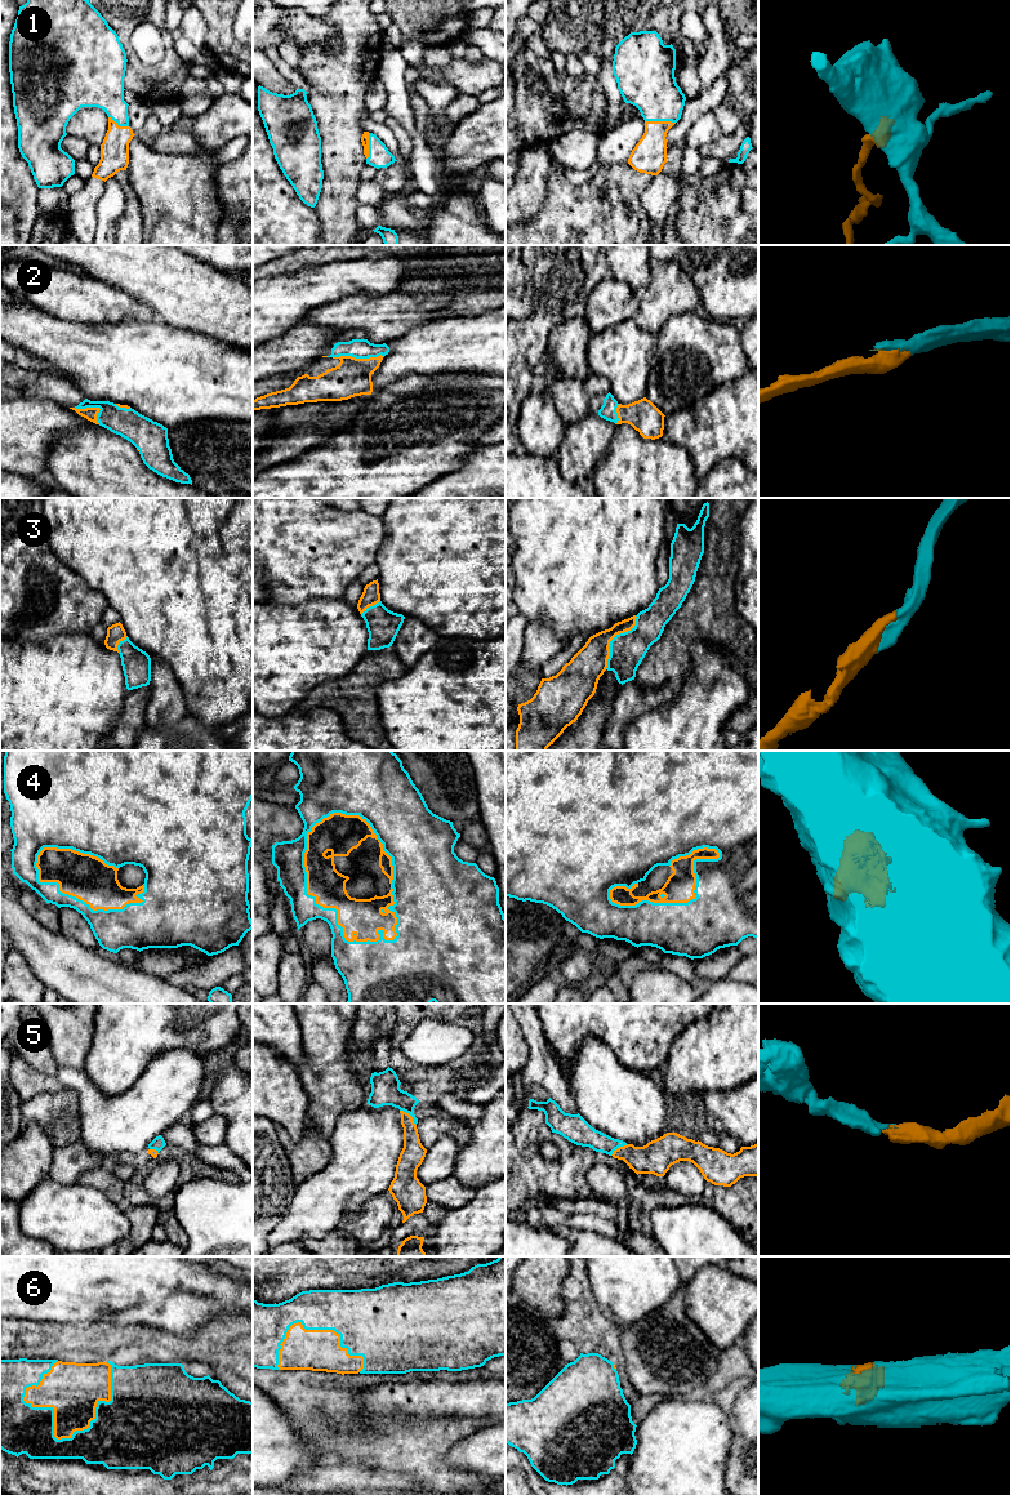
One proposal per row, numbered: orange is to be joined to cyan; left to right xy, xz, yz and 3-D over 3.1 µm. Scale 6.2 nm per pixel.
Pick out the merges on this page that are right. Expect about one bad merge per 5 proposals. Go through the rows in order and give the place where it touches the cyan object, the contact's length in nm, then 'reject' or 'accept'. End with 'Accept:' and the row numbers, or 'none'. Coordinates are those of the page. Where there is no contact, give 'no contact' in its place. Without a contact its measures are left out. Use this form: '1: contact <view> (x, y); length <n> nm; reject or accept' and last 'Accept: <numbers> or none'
1: contact yz (660, 120); length 190 nm; accept
2: contact xz (357, 357); length 320 nm; accept
3: contact yz (613, 639); length 380 nm; accept
4: contact xz (392, 864); length 900 nm; accept
5: contact xz (410, 1115); length 140 nm; accept
6: contact xy (78, 1431); length 600 nm; accept
Accept: 1, 2, 3, 4, 5, 6

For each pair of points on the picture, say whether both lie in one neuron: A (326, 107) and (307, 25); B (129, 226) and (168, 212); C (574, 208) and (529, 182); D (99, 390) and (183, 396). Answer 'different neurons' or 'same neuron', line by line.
A: different neurons
B: different neurons
C: different neurons
D: same neuron

